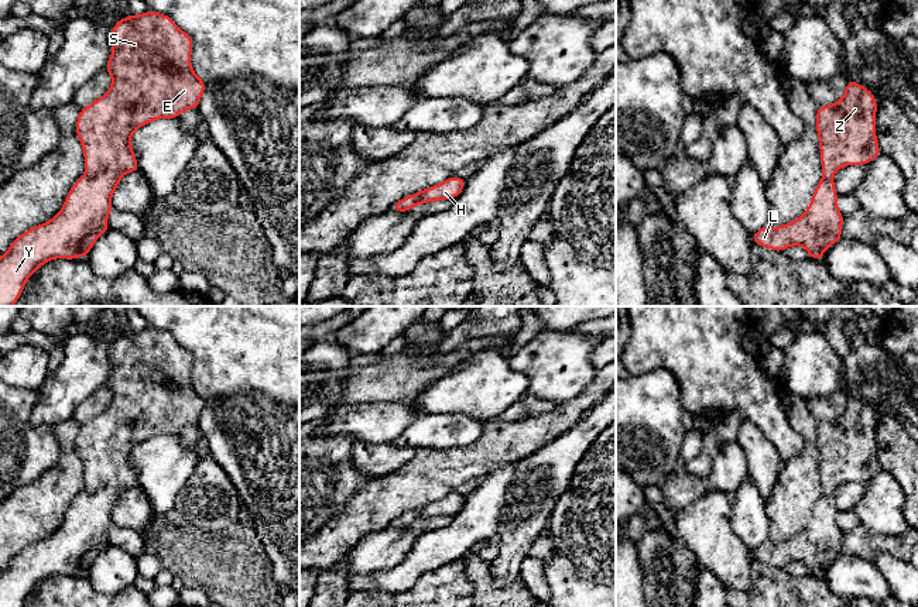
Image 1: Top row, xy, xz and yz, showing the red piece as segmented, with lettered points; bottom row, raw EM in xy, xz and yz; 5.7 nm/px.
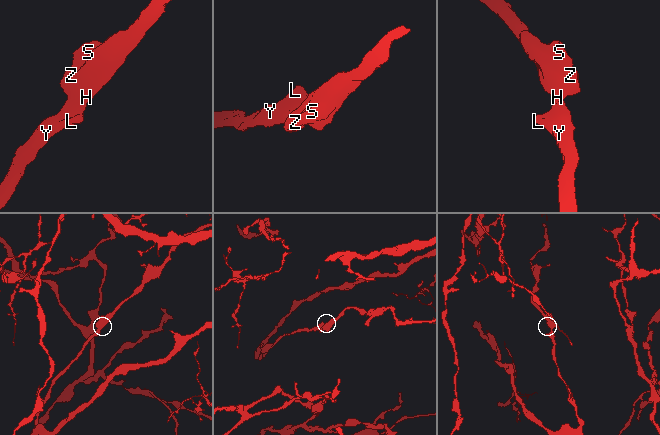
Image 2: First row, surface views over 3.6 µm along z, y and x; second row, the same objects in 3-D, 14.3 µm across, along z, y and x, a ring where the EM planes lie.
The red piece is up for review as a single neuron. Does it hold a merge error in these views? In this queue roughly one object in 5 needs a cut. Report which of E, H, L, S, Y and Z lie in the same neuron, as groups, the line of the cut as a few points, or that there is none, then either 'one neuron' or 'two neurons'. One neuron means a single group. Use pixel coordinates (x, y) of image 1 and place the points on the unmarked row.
E H L S Y Z | no cut | one neuron

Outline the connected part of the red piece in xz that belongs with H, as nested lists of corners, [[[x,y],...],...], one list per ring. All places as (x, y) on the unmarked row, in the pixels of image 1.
[[[451,493],[446,497],[422,505],[414,511],[405,512],[401,517],[397,517],[391,527],[394,528],[408,528],[417,521],[436,518],[436,517],[446,517],[446,515],[456,515],[458,511],[465,505],[466,497],[460,493]]]

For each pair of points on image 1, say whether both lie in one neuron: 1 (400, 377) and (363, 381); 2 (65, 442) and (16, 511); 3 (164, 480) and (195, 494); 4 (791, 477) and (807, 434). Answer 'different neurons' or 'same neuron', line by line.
1: same neuron
2: same neuron
3: different neurons
4: same neuron

